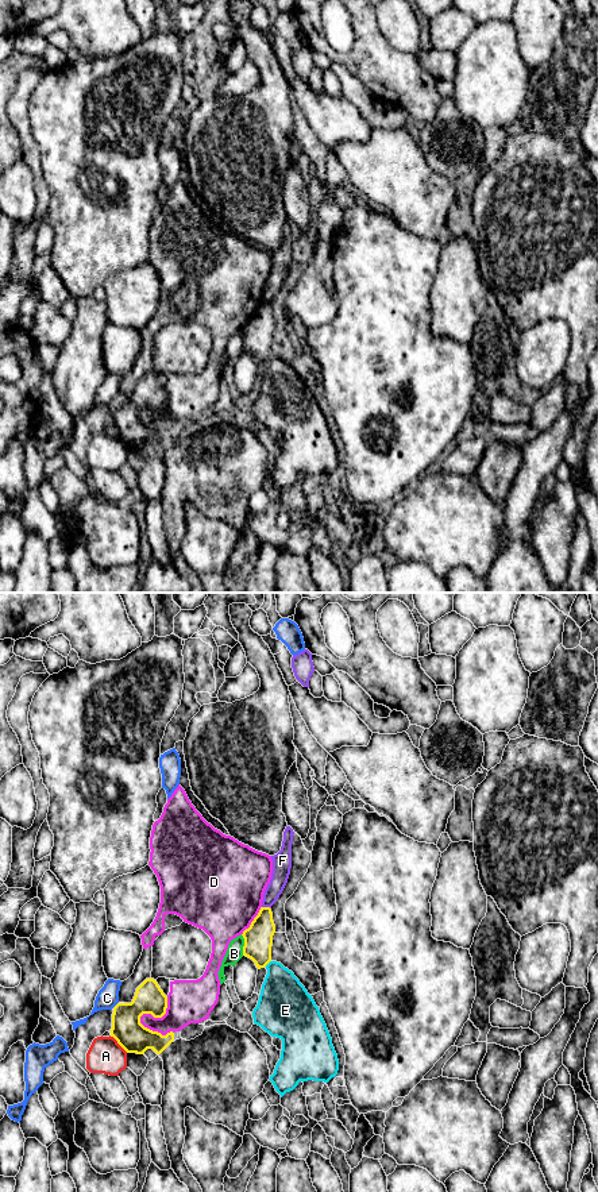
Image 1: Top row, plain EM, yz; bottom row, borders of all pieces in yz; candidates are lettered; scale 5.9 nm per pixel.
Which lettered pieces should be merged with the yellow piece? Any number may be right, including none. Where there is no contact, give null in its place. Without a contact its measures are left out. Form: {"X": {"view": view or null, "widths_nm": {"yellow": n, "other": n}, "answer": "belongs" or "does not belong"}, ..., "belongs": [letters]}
{"A": {"view": "yz", "widths_nm": {"yellow": 180, "other": 220}, "answer": "does not belong"}, "B": {"view": "yz", "widths_nm": {"yellow": 180, "other": 100}, "answer": "does not belong"}, "C": {"view": "yz", "widths_nm": {"yellow": 180, "other": 130}, "answer": "does not belong"}, "D": {"view": "yz", "widths_nm": {"yellow": 180, "other": 260}, "answer": "does not belong"}, "E": {"view": "yz", "widths_nm": {"yellow": 180, "other": 300}, "answer": "does not belong"}, "F": {"view": "yz", "widths_nm": {"yellow": 180, "other": 110}, "answer": "does not belong"}, "belongs": []}

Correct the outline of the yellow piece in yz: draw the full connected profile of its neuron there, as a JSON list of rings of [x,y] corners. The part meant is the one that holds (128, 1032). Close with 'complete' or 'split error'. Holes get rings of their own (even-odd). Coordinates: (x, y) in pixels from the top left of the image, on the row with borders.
[[[146,979],[135,992],[131,1003],[117,1003],[113,1007],[111,1037],[127,1053],[144,1054],[153,1049],[161,1054],[173,1041],[174,1033],[162,1035],[140,1023],[143,1014],[151,1014],[154,1018],[162,1018],[166,1014],[167,996],[163,994],[157,980]]] | complete

